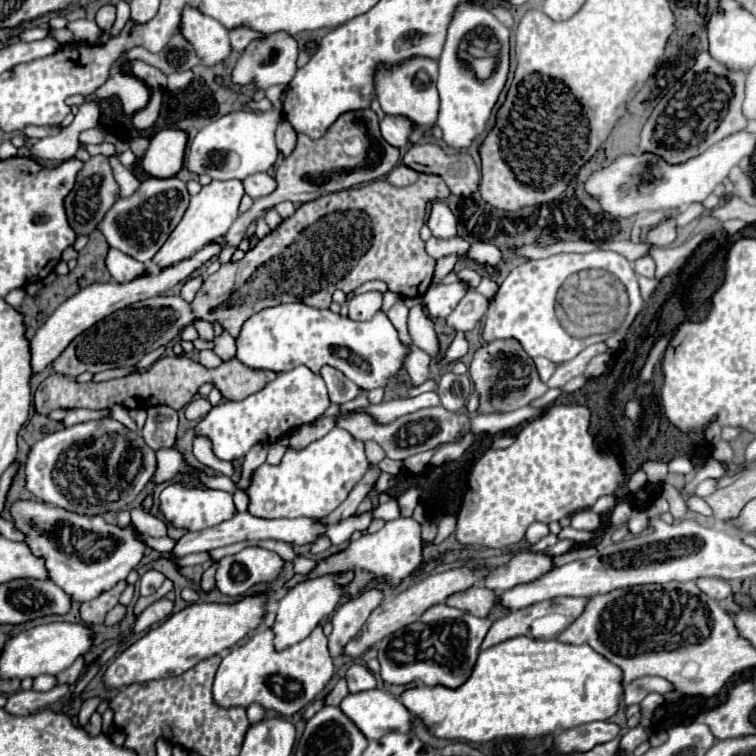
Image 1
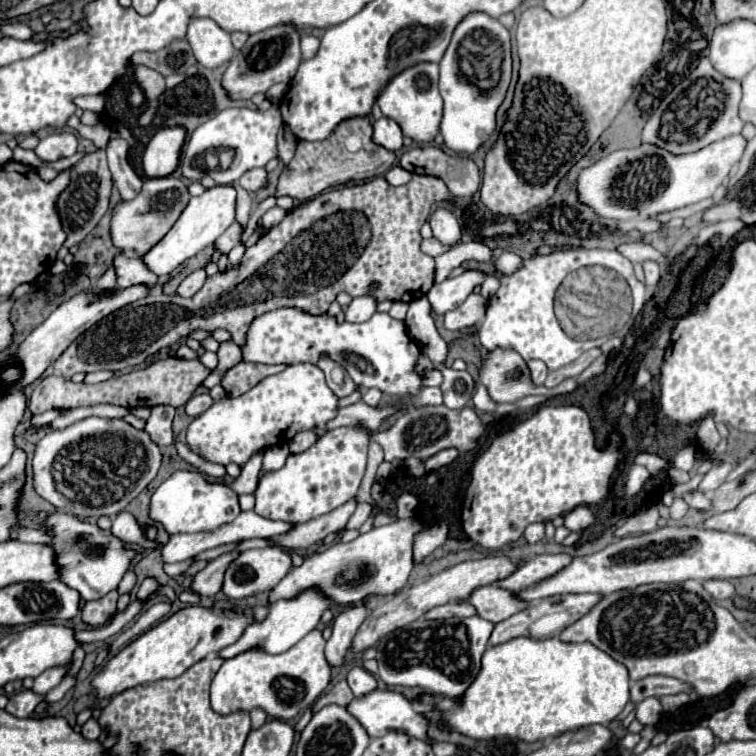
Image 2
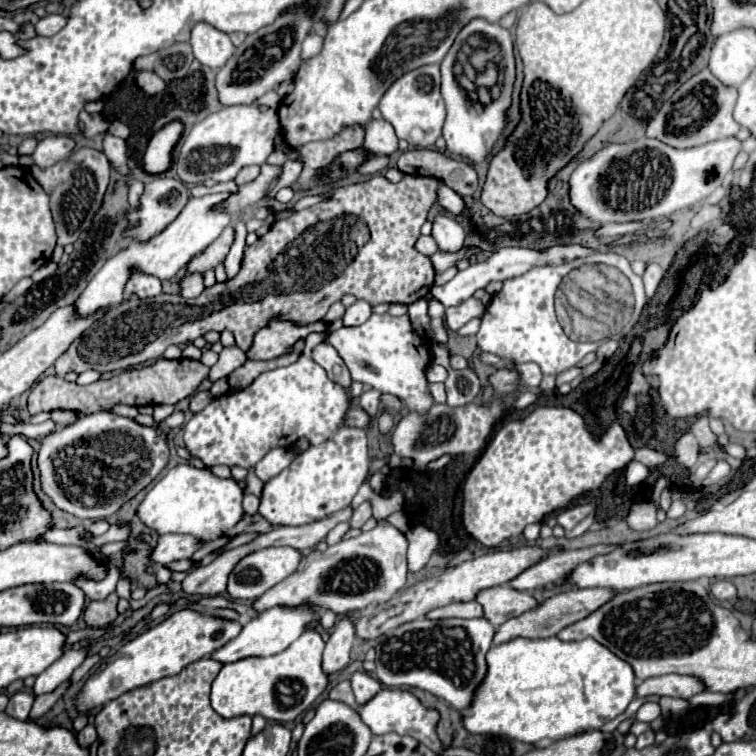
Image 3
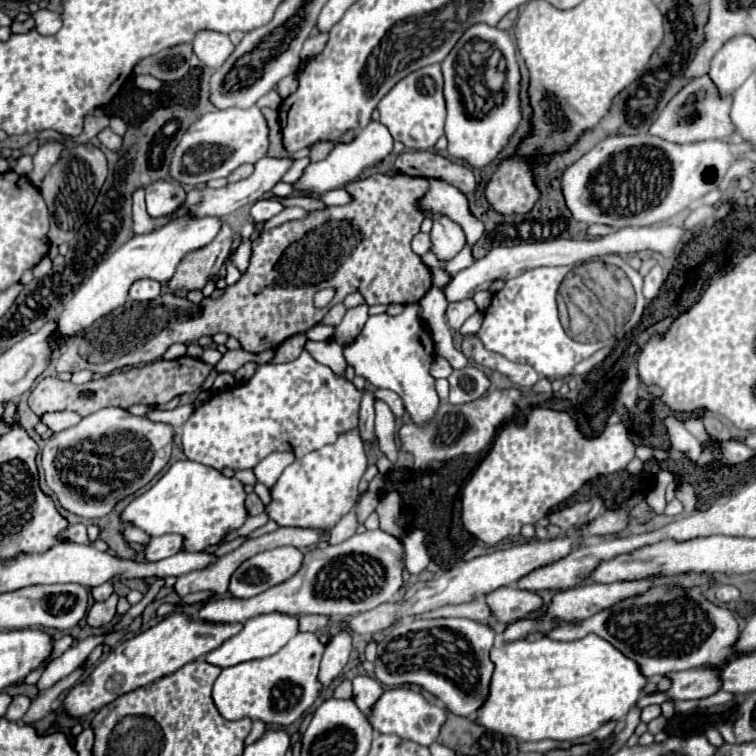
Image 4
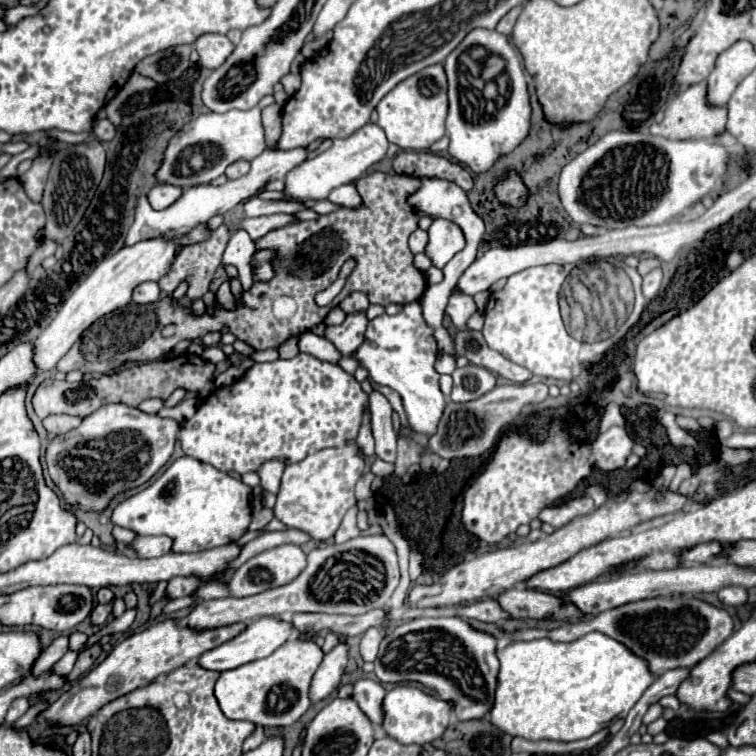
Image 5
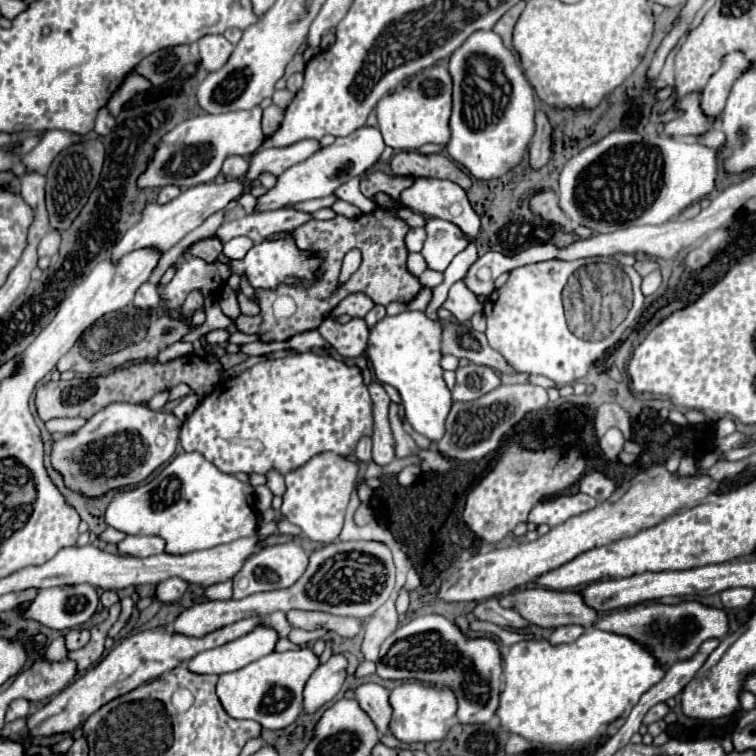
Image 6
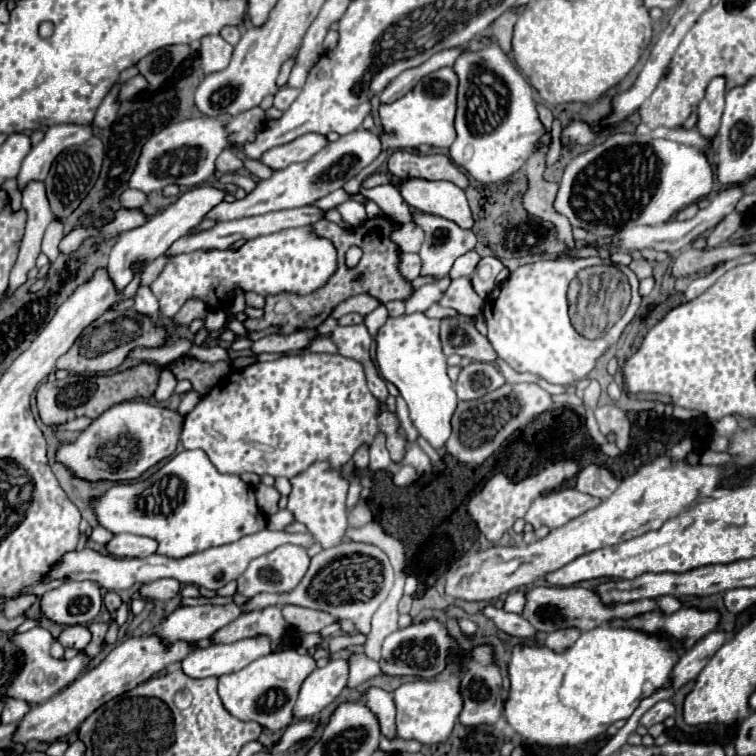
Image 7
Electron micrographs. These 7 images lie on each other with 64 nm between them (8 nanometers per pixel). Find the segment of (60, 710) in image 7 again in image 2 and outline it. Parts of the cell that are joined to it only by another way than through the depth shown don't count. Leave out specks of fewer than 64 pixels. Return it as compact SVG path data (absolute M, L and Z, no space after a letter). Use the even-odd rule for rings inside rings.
M186 606L160 622L158 626L144 632L140 638L130 642L122 652L118 652L94 678L92 686L98 698L114 696L122 690L134 688L138 684L148 684L162 678L176 678L186 672L192 664L206 658L208 654L218 654L222 648L234 644L248 626L248 616L244 610L236 614L214 612L212 608L202 606Z

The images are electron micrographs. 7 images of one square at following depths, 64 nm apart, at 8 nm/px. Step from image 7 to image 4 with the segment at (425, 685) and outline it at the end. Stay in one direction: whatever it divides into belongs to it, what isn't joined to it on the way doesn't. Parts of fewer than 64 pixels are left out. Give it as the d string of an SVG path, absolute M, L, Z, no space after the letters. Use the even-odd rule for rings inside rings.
M390 688L376 700L376 704L366 714L366 718L372 724L372 728L380 734L396 734L400 738L414 740L422 746L430 746L438 738L440 726L446 720L446 710L442 706L428 704L422 694L418 694L410 688Z

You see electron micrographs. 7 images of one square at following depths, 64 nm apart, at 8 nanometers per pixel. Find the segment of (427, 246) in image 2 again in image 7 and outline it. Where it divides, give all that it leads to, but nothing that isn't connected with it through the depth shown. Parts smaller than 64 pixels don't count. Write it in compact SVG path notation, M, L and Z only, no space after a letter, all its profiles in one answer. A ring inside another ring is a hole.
M400 224L392 240L400 246L400 252L418 252L424 242L424 230L418 224Z

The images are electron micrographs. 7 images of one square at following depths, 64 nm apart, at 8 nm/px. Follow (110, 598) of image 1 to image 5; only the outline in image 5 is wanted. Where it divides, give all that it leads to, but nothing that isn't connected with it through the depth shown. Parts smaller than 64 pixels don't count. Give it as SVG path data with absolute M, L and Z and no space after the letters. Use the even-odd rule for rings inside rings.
M114 602L94 606L94 610L92 610L92 614L90 614L92 624L96 624L96 626L104 626L104 624L110 620L110 616L112 616L112 604L114 604Z

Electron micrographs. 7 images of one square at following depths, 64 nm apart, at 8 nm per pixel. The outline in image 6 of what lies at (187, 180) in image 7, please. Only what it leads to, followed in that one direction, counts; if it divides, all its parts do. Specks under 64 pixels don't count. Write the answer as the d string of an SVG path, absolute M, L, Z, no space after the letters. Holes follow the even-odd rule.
M262 108L234 110L224 114L200 114L184 120L180 126L170 130L148 164L148 170L140 176L140 188L160 188L174 184L178 188L190 188L196 184L212 182L226 158L230 156L252 156L264 142L262 134Z

